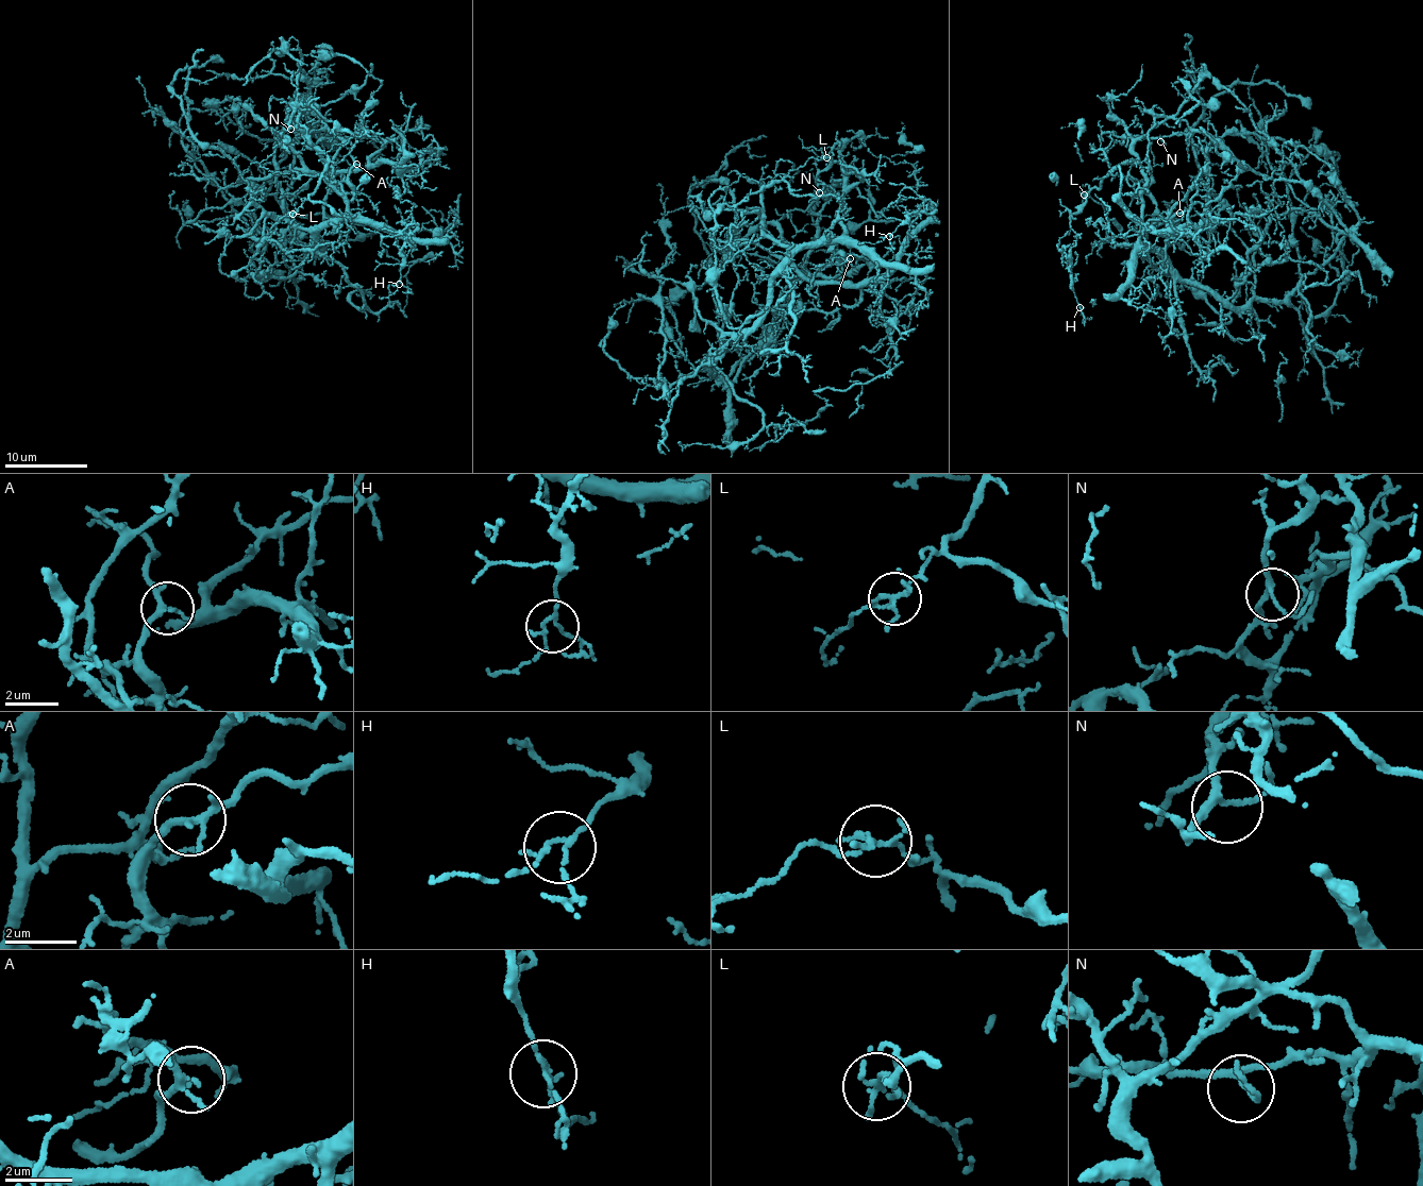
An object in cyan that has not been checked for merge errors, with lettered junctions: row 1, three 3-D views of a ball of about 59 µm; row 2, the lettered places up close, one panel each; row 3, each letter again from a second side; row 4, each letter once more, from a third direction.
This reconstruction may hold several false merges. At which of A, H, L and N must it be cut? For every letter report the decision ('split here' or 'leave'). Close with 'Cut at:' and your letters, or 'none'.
A: leave
H: leave
L: split here
N: leave
Cut at: L

